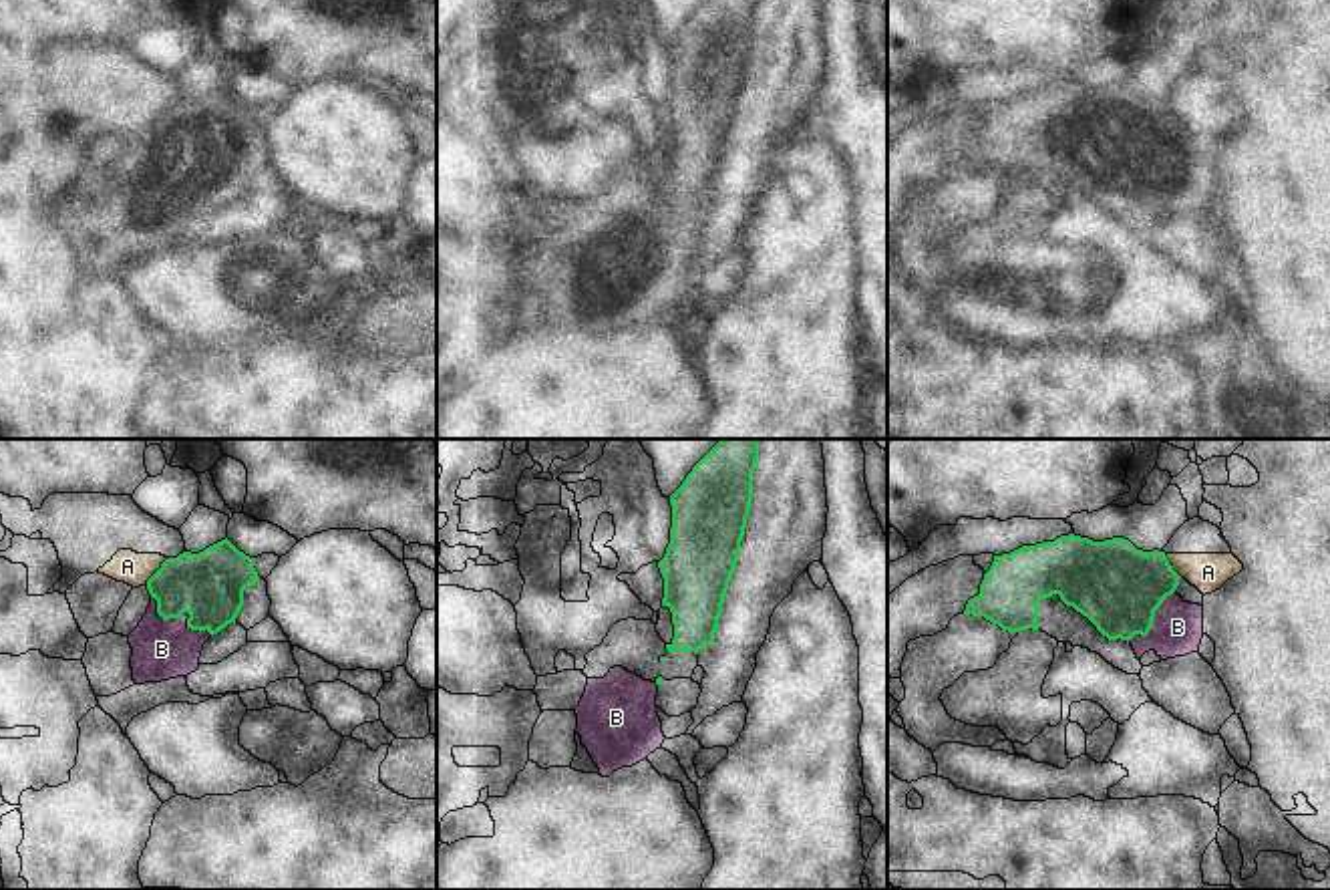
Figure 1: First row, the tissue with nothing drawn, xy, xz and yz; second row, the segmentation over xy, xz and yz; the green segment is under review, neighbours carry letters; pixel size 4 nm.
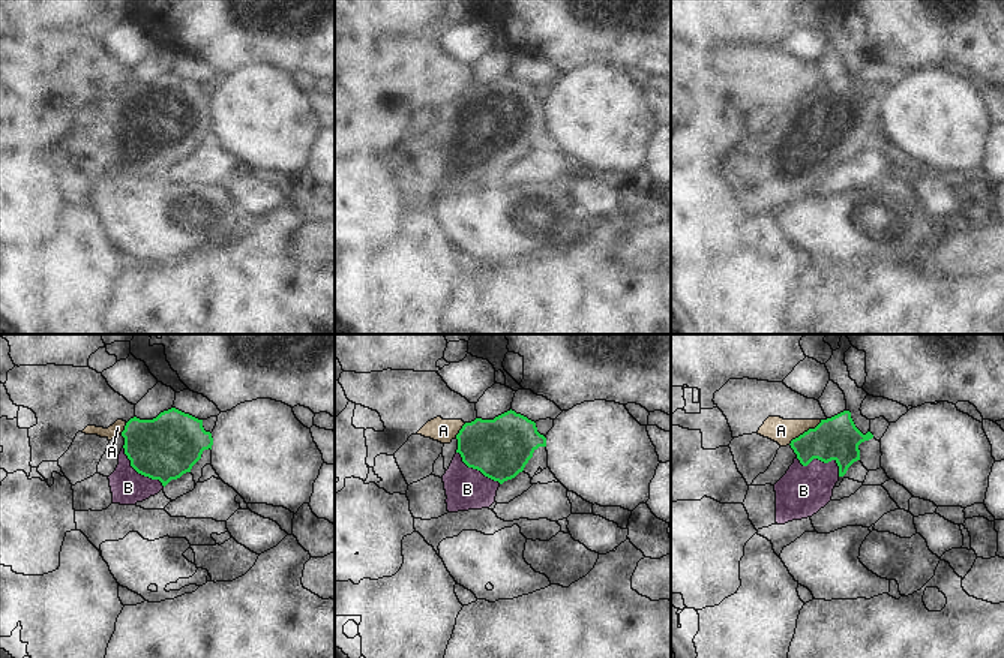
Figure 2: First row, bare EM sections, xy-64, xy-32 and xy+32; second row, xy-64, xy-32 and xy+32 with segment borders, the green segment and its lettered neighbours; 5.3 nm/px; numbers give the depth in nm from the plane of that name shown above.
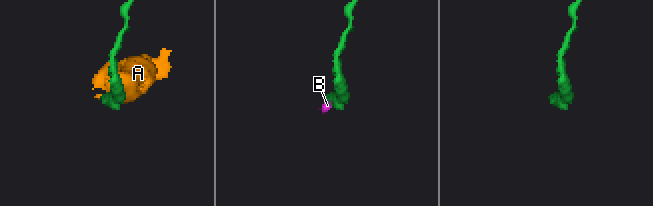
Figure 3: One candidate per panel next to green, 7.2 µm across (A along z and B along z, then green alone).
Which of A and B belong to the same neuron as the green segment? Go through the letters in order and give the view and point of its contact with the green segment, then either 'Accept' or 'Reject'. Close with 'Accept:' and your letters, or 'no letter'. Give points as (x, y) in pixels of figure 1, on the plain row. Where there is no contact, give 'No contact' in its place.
A: Touches green at xy (155, 121). Reject
B: Touches green at xy (182, 162). Accept
Accept: B.

